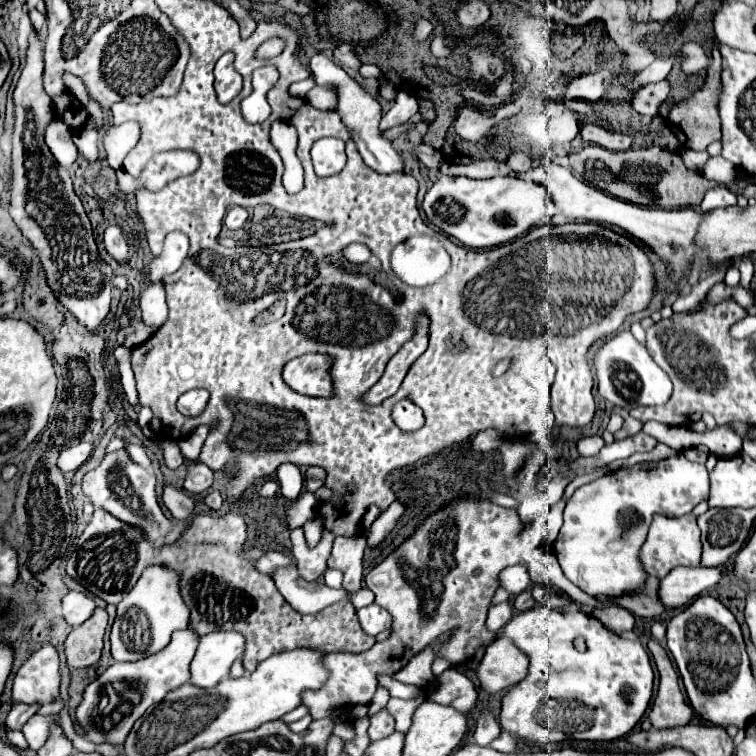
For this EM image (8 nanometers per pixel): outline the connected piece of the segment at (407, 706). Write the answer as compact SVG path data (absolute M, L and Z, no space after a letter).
M420 689L420 693L414 697L414 699L390 699L386 709L394 715L396 719L396 731L400 733L406 733L410 723L412 723L412 715L416 711L416 707L422 703L422 701L428 701L428 689Z

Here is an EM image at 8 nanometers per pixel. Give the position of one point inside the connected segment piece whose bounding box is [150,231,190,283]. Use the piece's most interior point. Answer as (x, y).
(175, 250)

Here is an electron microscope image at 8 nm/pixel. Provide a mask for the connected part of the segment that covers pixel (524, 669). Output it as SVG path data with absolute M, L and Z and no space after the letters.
M502 635L486 647L486 653L478 665L478 679L482 689L498 693L520 683L528 673L528 657Z

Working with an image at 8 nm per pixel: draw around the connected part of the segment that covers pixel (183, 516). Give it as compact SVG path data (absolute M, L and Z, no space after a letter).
M171 485L164 486L162 501L168 507L168 511L172 513L172 517L178 521L186 521L196 507L196 499L192 495L188 495L183 489L177 489Z

